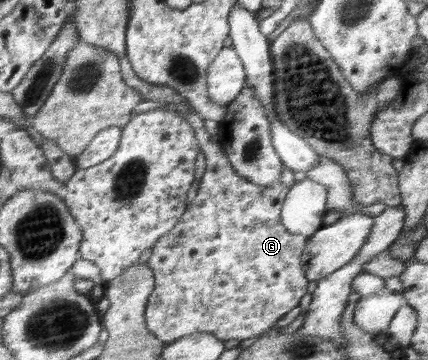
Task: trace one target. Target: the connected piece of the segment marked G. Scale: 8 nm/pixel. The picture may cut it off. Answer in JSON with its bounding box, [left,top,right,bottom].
[145,102,309,343]

